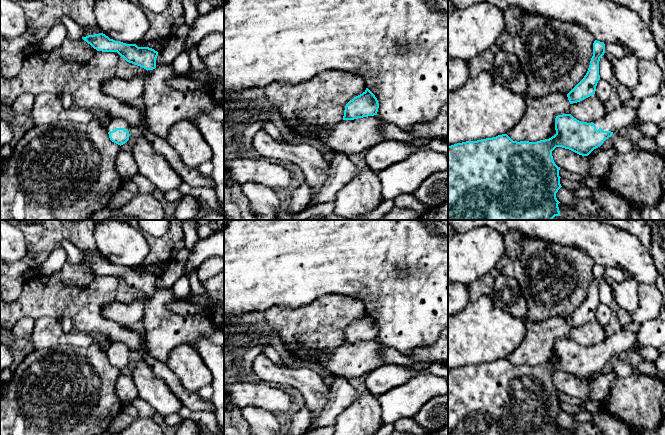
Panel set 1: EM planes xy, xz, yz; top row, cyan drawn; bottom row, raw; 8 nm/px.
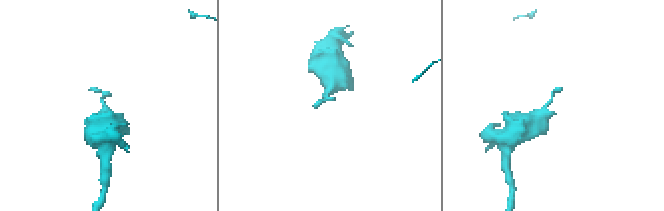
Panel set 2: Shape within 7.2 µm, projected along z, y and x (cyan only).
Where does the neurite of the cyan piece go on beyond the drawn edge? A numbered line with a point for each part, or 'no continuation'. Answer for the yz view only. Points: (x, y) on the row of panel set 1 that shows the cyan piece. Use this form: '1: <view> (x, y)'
1: yz (619, 119)

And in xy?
1: xy (115, 123)

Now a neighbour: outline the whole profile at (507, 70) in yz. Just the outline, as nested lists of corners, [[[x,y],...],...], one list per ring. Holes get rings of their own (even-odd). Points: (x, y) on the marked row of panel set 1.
[[[502,50],[496,53],[489,74],[497,83],[511,92],[521,96],[527,93],[528,82],[522,65],[515,54]]]

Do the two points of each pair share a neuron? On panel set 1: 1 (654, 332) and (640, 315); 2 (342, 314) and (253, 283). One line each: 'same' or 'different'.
1: different
2: different

